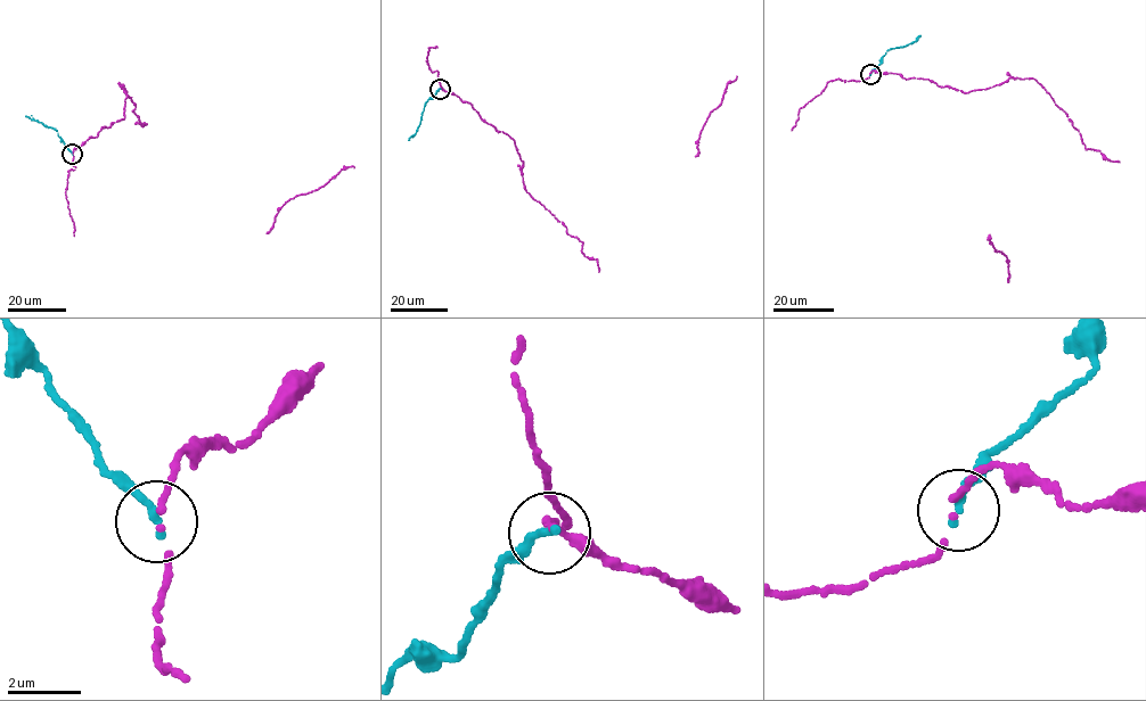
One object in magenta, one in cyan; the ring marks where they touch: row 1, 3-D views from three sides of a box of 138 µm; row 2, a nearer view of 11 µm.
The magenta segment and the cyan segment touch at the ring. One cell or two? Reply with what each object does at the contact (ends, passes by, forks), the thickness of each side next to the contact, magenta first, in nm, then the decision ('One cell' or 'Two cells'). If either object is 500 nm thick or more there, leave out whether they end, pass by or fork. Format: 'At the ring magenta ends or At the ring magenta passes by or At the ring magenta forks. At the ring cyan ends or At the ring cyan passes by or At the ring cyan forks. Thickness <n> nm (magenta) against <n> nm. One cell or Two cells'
At the ring magenta passes by. At the ring cyan ends. Thickness 140 nm (magenta) against 260 nm. Two cells

